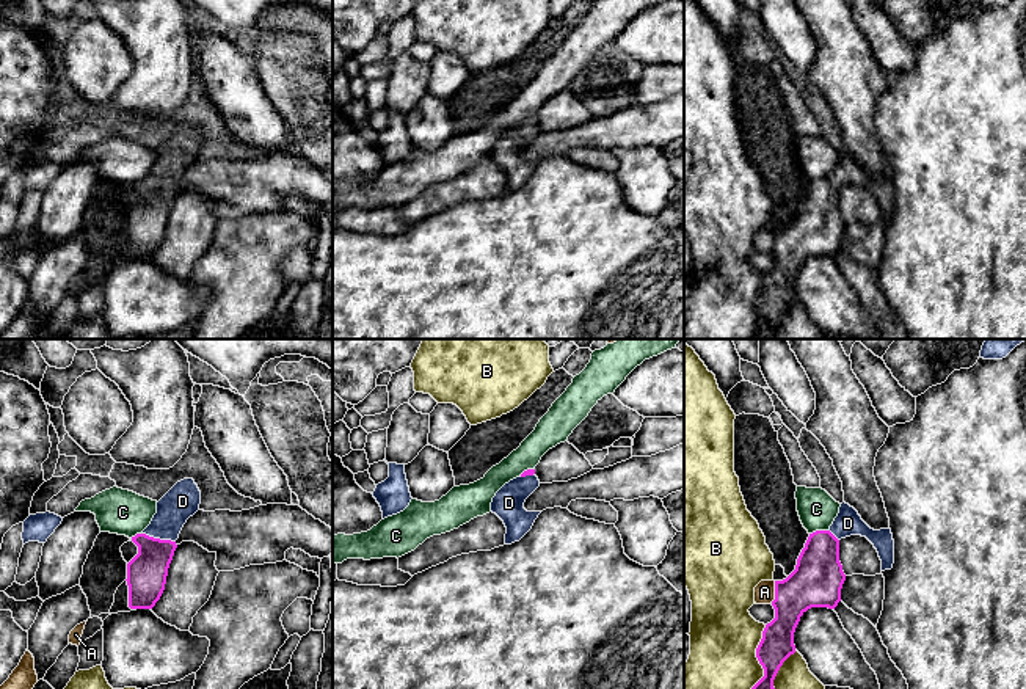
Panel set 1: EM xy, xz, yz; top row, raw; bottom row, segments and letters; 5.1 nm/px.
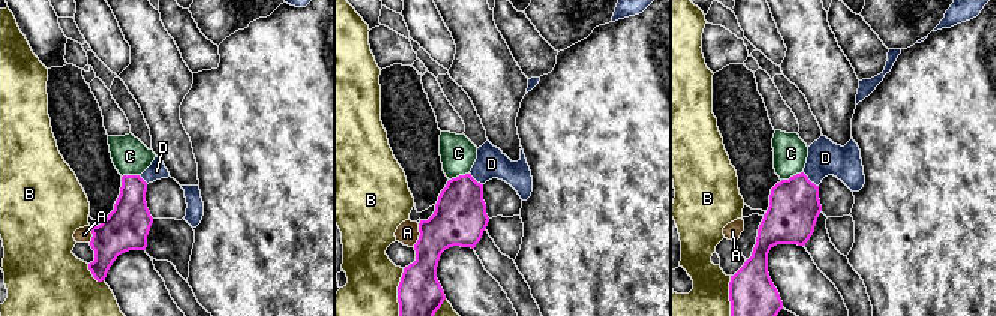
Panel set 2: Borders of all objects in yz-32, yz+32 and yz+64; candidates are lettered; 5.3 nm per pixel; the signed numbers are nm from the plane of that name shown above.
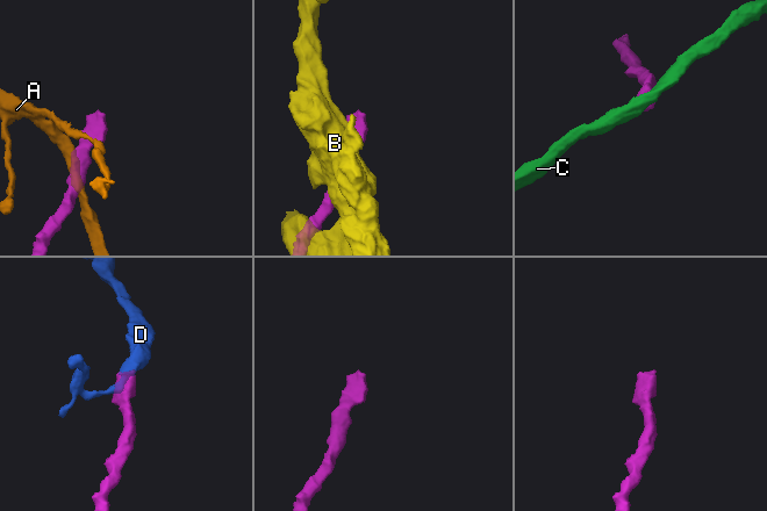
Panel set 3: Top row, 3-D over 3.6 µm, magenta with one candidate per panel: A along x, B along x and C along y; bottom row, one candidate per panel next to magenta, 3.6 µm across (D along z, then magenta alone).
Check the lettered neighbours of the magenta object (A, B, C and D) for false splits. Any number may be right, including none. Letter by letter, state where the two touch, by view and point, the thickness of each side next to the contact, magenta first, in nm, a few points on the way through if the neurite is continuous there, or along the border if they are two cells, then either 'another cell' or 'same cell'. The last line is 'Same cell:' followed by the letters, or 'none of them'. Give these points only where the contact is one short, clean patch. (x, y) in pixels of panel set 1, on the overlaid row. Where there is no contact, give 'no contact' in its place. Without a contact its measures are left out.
A: meets magenta in yz at (775, 592); 260 nm thick on the magenta side, 110 nm on the other; border along yz (775, 581), (775, 597), (771, 601); another cell
B: meets magenta in yz at (756, 656); 170 nm thick on the magenta side, 360 nm on the other; another cell
C: meets magenta in yz at (818, 531); 260 nm thick on the magenta side, 190 nm on the other; border along yz (827, 529), (818, 529), (810, 534); another cell
D: meets magenta in xy at (159, 539); 200 nm thick on the magenta side, 180 nm on the other; runs through xy (146, 573), (159, 539), (173, 510), (182, 501); same cell
Same cell: D

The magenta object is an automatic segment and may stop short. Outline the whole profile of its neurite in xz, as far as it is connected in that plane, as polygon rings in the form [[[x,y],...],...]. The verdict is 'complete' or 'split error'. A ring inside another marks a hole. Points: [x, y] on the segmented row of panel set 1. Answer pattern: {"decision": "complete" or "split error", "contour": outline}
{"decision": "split error", "contour": [[[535,469],[524,471],[505,483],[493,498],[491,512],[505,524],[505,545],[519,541],[533,526],[541,512],[527,512],[526,499],[540,487]]]}

